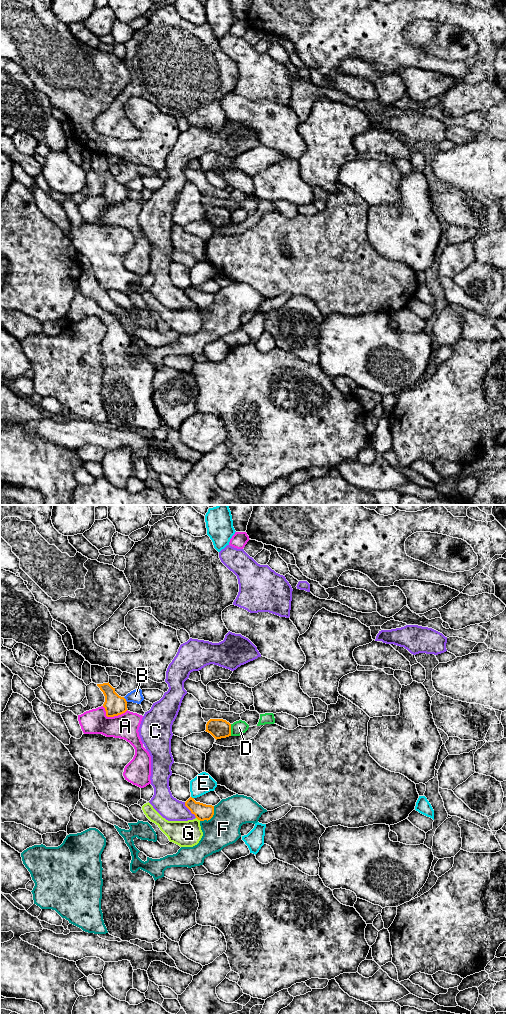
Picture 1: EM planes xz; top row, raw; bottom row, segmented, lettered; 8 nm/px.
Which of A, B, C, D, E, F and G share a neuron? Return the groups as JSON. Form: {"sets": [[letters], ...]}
{"sets": [["A"], ["B"], ["C"], ["D"], ["E"], ["F"], ["G"]]}

